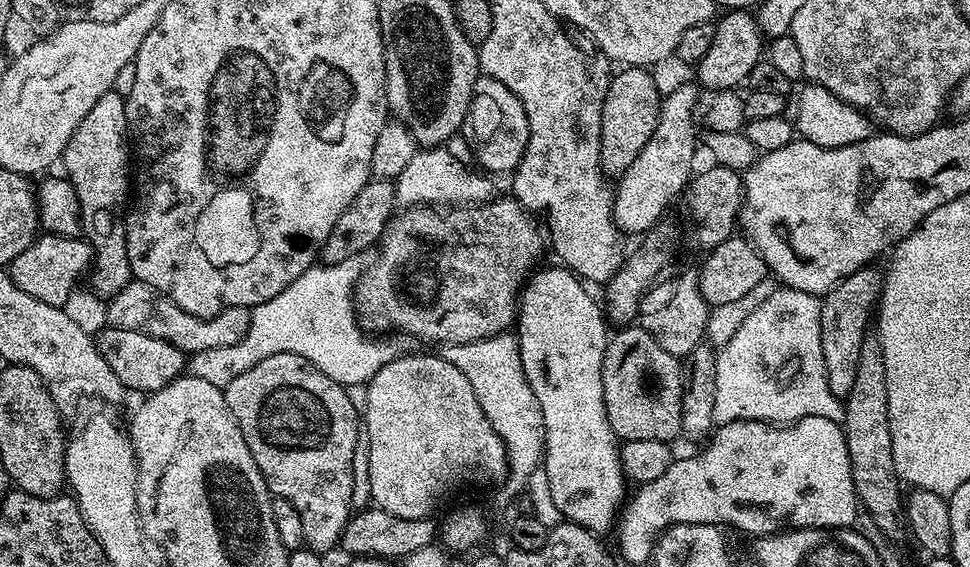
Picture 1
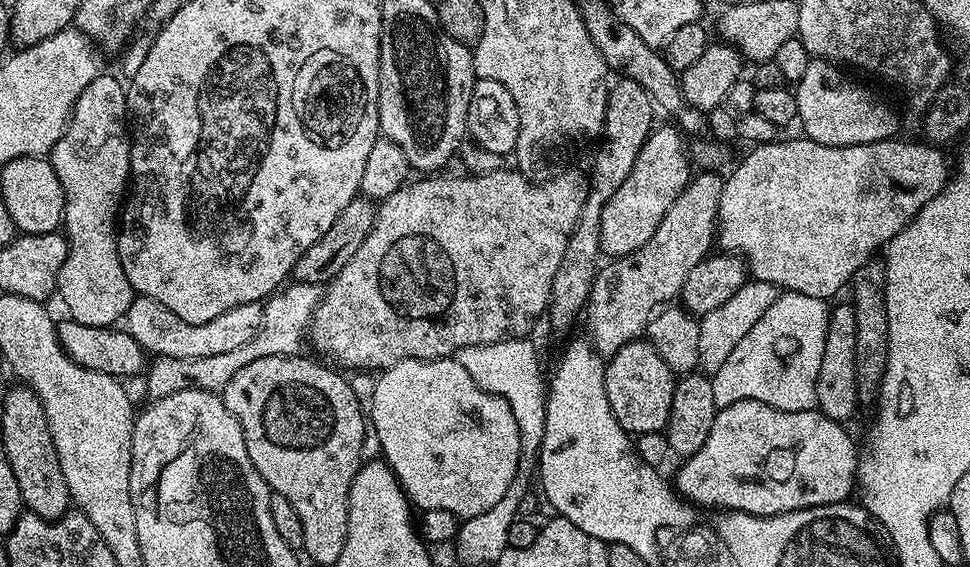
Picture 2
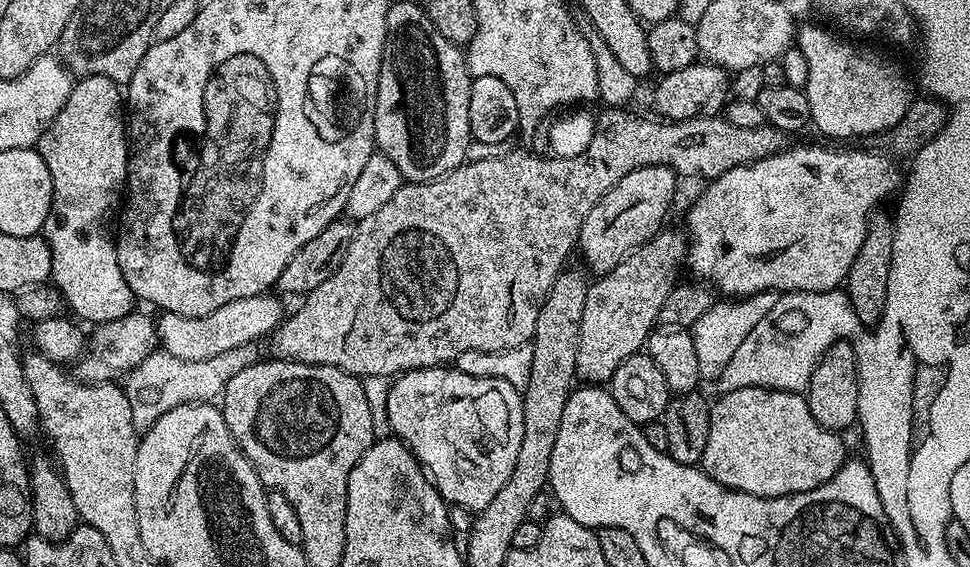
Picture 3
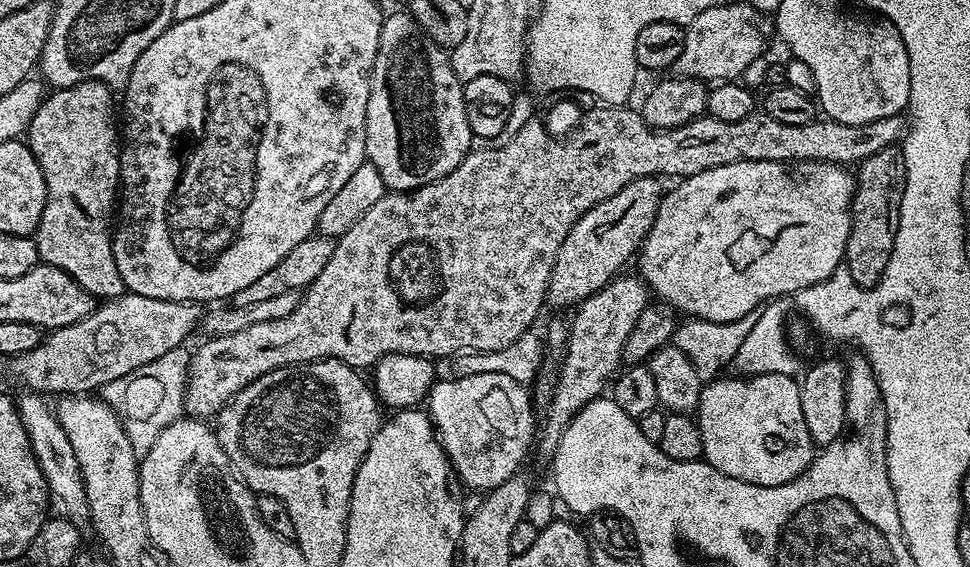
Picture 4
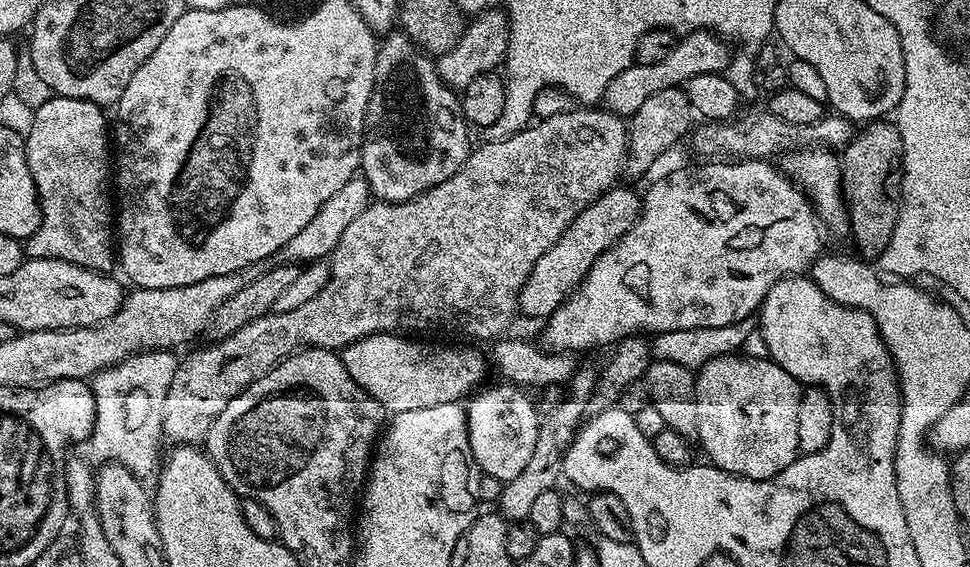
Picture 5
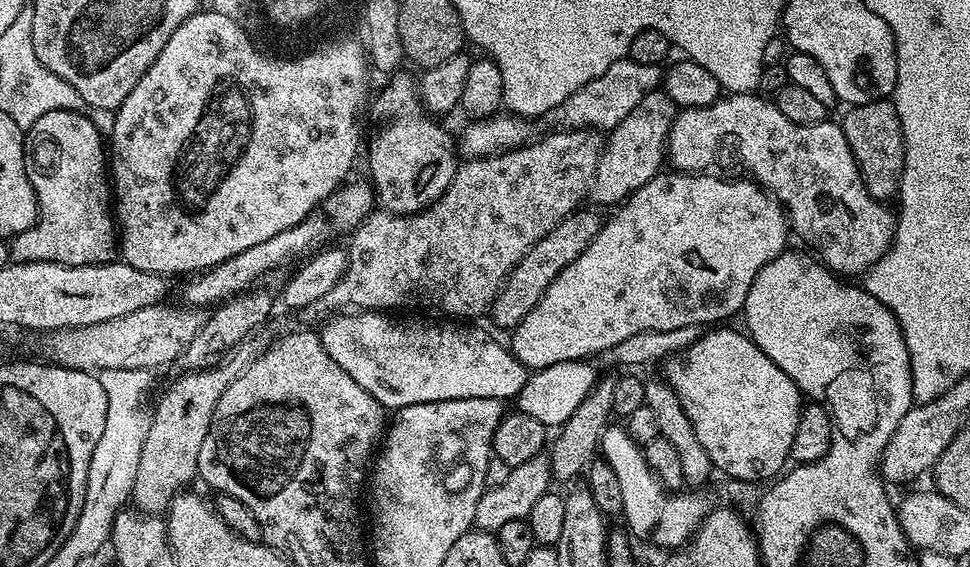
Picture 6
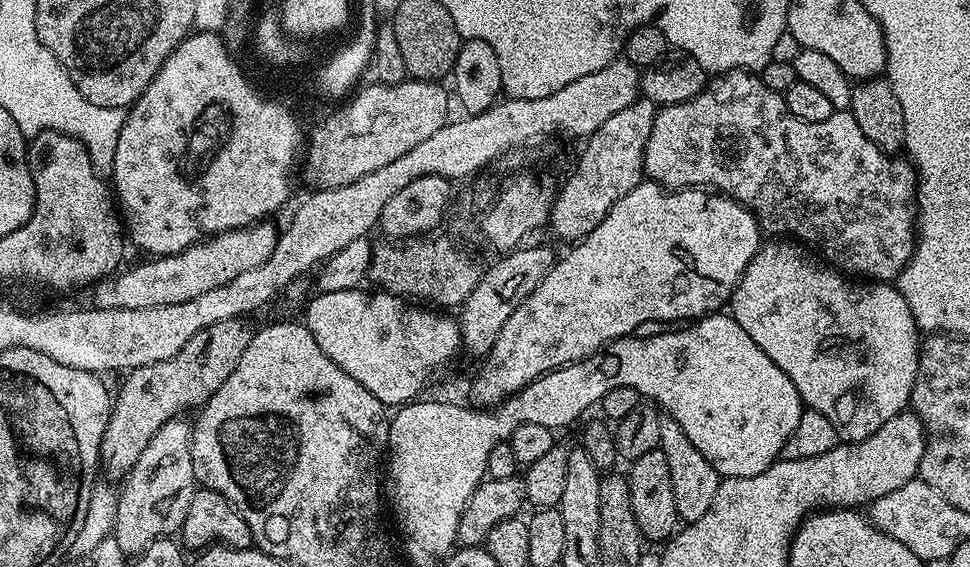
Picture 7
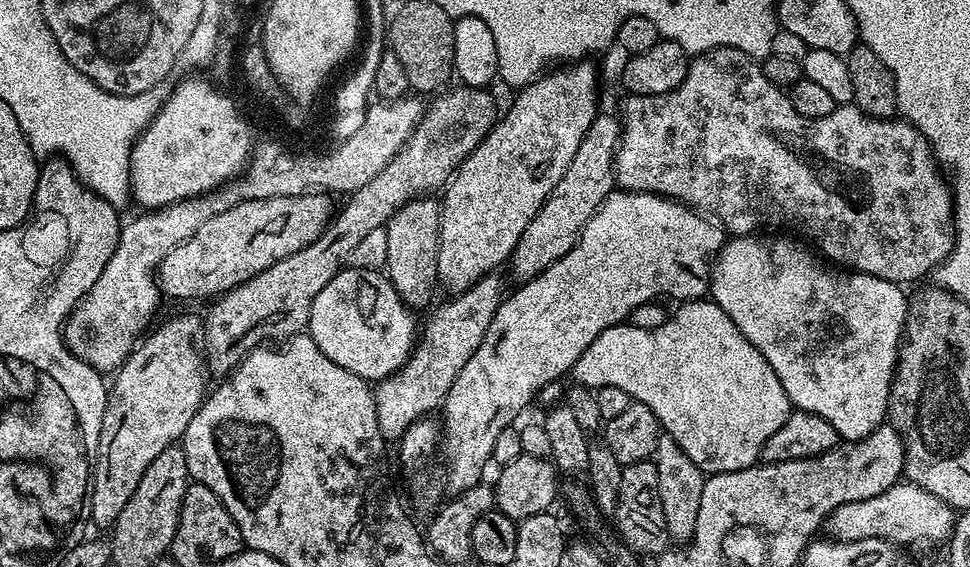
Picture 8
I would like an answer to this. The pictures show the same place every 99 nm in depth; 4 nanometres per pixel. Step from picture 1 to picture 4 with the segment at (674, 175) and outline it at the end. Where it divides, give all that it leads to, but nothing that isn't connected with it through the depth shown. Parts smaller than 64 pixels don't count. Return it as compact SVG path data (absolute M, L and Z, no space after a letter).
M643 176L632 180L618 194L598 202L586 214L574 222L550 274L548 294L549 305L556 308L578 306L586 298L602 290L621 271L628 259L637 255L648 232L652 229L654 218L658 214L662 195L661 181L654 176Z

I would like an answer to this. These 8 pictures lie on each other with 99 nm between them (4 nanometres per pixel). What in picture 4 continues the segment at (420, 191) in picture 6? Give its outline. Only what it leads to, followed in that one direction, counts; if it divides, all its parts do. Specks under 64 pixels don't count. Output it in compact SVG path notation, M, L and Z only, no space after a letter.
M389 11L380 24L378 54L374 58L370 98L366 102L364 154L367 163L382 174L385 189L412 192L454 171L464 161L473 144L474 137L464 105L464 84L454 74L451 55L420 29L411 11Z

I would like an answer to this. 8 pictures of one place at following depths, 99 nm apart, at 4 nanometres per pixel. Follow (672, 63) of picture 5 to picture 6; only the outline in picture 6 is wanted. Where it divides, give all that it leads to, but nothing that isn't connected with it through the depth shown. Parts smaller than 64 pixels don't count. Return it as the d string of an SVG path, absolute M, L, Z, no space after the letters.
M627 58L614 62L606 74L598 74L579 88L570 98L566 98L550 113L550 120L553 120L555 127L560 130L569 128L587 128L589 130L611 130L622 122L635 110L646 98L646 94L657 91L662 84L661 65L642 66L642 62L634 62Z

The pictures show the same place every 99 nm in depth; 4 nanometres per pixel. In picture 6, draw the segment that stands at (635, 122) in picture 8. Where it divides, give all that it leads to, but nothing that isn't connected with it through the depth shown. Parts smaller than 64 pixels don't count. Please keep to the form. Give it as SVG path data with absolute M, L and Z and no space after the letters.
M734 92L731 94L721 95L710 106L702 106L701 108L685 108L677 111L675 120L672 121L672 129L668 131L668 143L666 145L666 160L675 171L691 172L693 174L707 174L710 176L723 176L725 178L751 178L755 183L759 184L765 192L776 197L781 204L784 205L784 211L790 221L791 227L809 244L807 247L822 261L825 268L839 274L844 278L856 278L875 267L880 259L892 249L892 240L896 237L896 218L897 213L888 209L887 203L874 199L866 190L864 185L864 176L860 173L860 168L856 165L854 154L850 150L850 146L846 140L846 134L843 127L839 123L832 124L831 119L823 120L820 124L814 126L802 126L790 122L790 118L786 118L786 114L782 114L782 110L778 110L775 102L768 104L764 100L763 95L756 92Z

